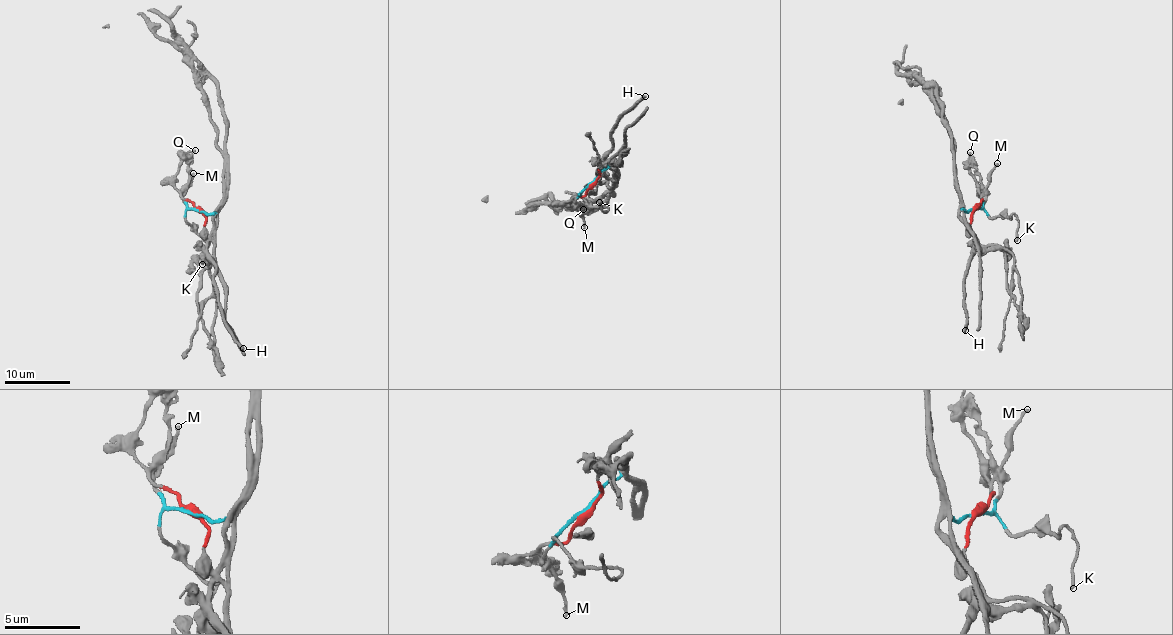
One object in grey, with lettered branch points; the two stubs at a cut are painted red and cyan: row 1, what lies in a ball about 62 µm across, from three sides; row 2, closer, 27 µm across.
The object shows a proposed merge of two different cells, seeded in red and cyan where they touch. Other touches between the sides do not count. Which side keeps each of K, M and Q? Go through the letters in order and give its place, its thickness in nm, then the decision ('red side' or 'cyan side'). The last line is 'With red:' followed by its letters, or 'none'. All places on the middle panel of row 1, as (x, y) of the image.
K: at (599, 202); 240 nm thick; cyan side
M: at (584, 227); 160 nm thick; red side
Q: at (583, 209); 160 nm thick; red side
With red: M, Q

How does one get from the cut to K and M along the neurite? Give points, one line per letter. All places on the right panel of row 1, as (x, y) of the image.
K: (975, 208), (982, 209), (989, 216), (1011, 218), (1013, 213), (1017, 224), (1017, 241)
M: (975, 208), (982, 200), (989, 175), (997, 163)

